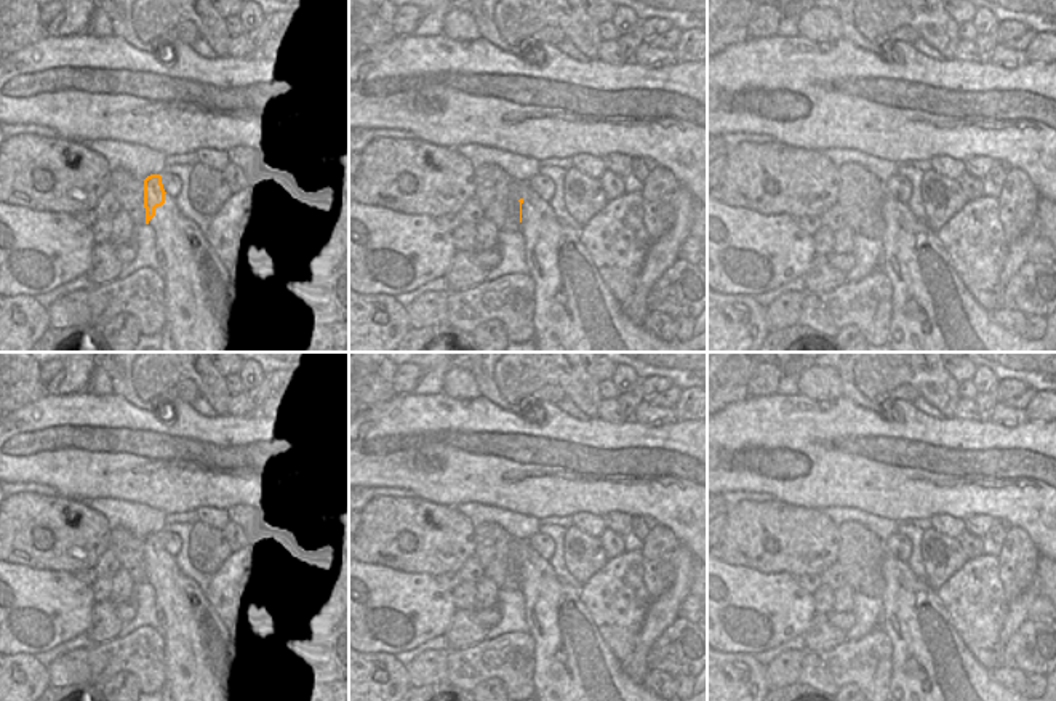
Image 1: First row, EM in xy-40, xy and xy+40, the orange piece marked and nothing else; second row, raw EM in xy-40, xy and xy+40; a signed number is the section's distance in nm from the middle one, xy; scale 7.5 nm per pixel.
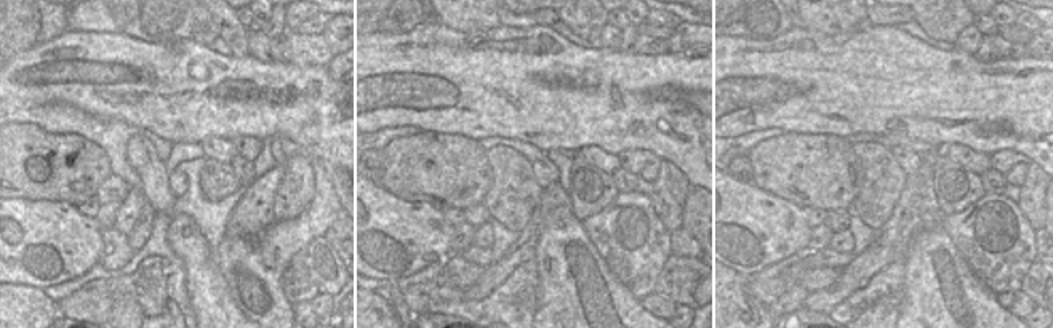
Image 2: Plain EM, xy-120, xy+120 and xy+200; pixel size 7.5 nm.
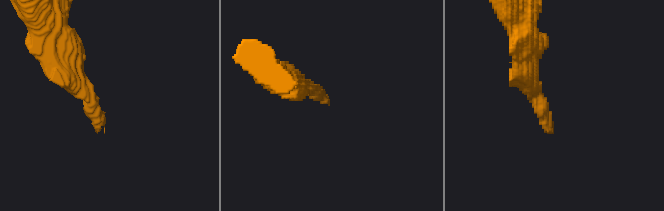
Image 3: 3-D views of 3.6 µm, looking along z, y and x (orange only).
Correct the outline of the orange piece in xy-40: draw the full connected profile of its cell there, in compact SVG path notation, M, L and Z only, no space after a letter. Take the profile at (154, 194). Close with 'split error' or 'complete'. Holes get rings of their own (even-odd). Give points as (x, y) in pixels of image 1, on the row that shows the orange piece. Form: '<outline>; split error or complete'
M160 174L144 179L146 224L155 230L160 274L165 278L165 328L174 352L325 352L304 349L286 334L272 333L251 314L246 278L221 250L214 250L200 227L186 218L168 195Z; split error

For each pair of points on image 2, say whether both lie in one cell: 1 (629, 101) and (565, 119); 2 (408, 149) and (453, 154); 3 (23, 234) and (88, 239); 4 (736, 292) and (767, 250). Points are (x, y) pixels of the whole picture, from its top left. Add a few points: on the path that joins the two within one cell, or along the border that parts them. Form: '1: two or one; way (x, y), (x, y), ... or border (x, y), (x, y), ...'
1: one; way (615, 111), (581, 111)
2: one; way (420, 154), (442, 154)
3: one; way (39, 239), (72, 239)
4: two; border (730, 268), (751, 277)

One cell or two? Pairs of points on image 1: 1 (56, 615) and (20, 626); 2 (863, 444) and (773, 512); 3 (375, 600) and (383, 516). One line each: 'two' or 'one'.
1: one
2: two
3: two

